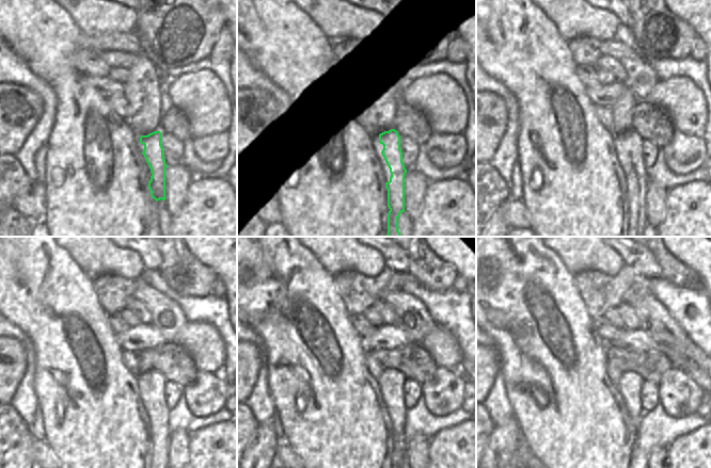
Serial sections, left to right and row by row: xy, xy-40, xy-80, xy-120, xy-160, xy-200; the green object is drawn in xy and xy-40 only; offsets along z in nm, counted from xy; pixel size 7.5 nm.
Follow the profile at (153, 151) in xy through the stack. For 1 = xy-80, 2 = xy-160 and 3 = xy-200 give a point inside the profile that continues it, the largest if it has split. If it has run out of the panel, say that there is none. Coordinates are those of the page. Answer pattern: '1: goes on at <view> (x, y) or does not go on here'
1: goes on at xy-80 (629, 142)
2: goes on at xy-160 (391, 382)
3: goes on at xy-200 (630, 384)

